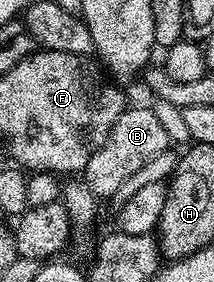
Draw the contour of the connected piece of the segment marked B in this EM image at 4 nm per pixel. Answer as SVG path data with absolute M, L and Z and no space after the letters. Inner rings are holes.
M125 107L118 122L114 122L106 142L102 142L102 146L92 155L90 162L86 162L82 179L88 183L96 197L115 197L119 193L122 182L126 182L126 178L132 177L140 167L146 166L150 158L169 151L169 148L170 141L167 138L165 127L158 122L157 115L152 112L151 107Z

